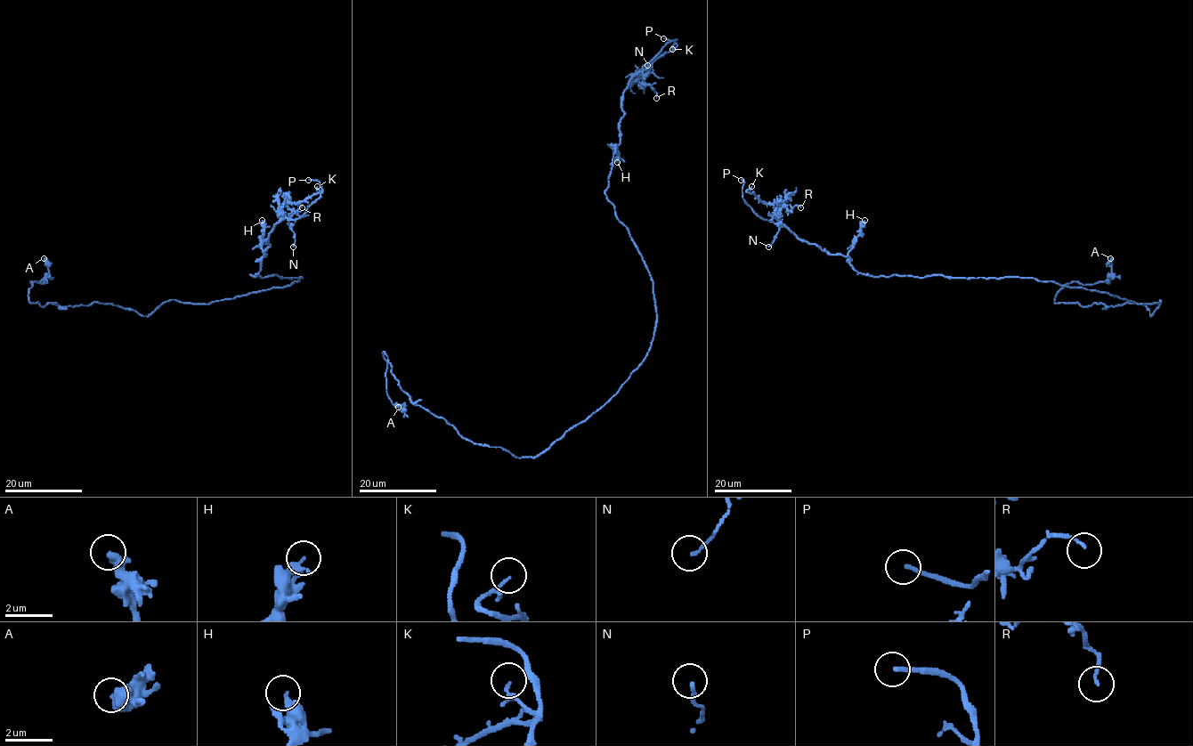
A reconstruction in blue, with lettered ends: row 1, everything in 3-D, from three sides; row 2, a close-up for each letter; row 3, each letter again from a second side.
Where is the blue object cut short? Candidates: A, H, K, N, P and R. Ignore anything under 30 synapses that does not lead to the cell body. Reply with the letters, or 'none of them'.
P

